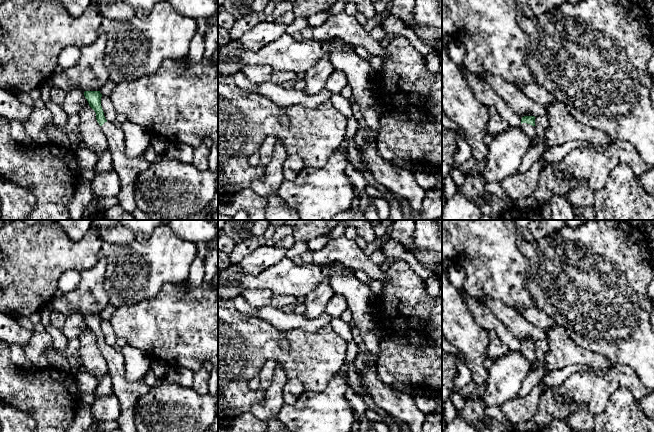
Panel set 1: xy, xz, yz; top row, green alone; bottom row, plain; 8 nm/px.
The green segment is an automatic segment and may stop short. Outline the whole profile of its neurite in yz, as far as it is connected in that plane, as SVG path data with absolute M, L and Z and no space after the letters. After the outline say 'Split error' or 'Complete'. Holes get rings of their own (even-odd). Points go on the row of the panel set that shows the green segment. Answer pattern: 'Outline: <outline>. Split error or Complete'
Outline: M524 116L521 119L521 127L523 131L534 141L534 139L539 136L536 132L534 116Z. Split error

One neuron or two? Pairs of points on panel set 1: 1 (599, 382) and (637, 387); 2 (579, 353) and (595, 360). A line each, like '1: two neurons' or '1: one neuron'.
1: one neuron
2: one neuron

